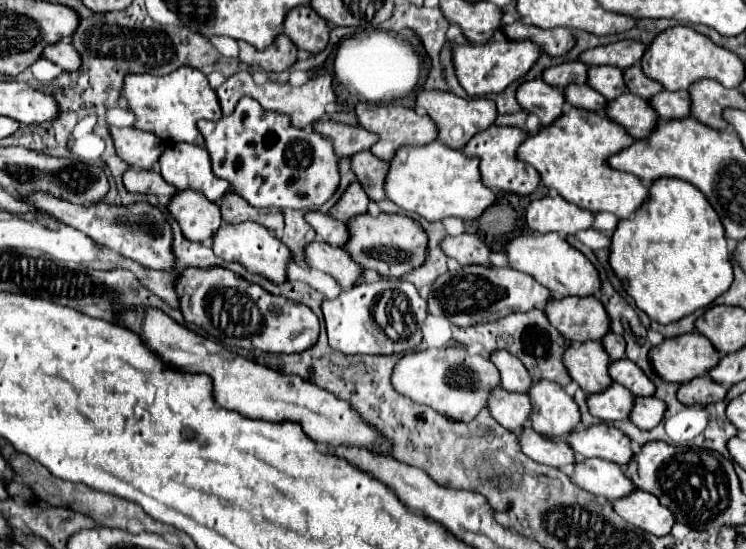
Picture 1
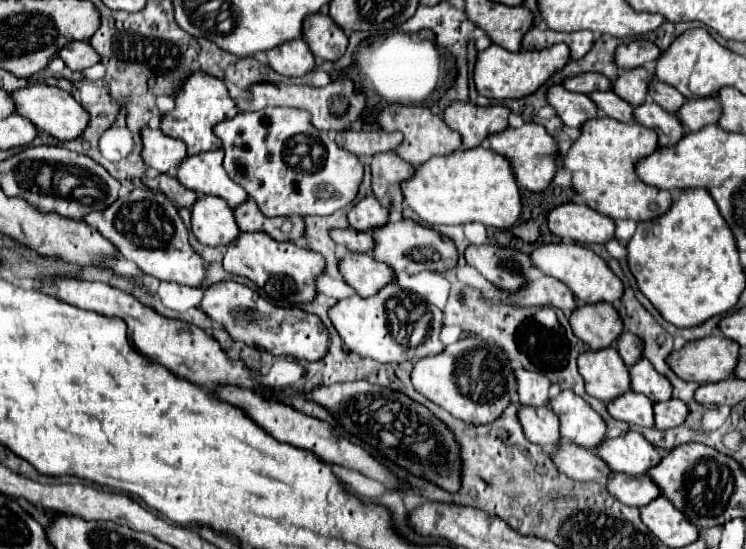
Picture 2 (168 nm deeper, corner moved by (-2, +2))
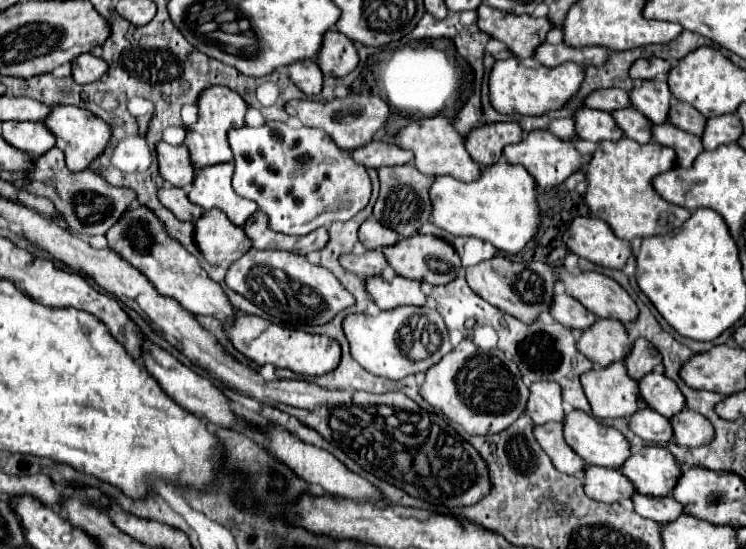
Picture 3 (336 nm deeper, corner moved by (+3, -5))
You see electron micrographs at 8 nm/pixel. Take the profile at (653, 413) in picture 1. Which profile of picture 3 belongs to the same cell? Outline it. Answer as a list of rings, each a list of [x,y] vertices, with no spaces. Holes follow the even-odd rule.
[[[693,410],[679,412],[677,416],[671,418],[671,424],[675,430],[673,442],[687,446],[687,448],[707,446],[715,438],[713,424],[705,416],[701,416],[699,412],[693,412]]]

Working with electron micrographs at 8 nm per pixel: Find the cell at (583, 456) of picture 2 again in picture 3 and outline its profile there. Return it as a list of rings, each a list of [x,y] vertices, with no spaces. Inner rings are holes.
[[[589,466],[585,468],[585,492],[589,498],[605,504],[613,504],[619,500],[631,500],[637,492],[633,482],[617,470]]]

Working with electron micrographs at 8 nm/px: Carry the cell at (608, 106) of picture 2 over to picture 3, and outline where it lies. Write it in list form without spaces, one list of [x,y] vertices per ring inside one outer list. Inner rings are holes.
[[[623,108],[621,112],[613,112],[615,122],[621,126],[627,138],[639,142],[639,144],[649,144],[651,142],[651,120],[637,112],[635,108]]]

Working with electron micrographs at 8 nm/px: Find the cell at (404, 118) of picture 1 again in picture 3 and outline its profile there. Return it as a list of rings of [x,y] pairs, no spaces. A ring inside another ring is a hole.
[[[445,116],[425,118],[425,120],[411,120],[411,124],[397,134],[401,148],[411,150],[415,154],[415,166],[419,172],[427,176],[453,176],[463,182],[473,182],[481,176],[481,166],[471,160],[465,138],[453,128],[453,124]]]

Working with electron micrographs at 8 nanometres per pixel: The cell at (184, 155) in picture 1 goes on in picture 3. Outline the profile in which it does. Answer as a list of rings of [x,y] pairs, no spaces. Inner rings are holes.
[[[233,162],[217,164],[213,168],[203,168],[197,176],[193,186],[189,188],[189,200],[203,210],[219,208],[223,210],[229,220],[237,226],[243,226],[251,214],[255,214],[257,204],[239,196],[233,186]]]

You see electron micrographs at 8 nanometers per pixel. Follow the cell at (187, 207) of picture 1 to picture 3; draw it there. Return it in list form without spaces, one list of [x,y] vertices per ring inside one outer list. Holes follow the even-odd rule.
[[[221,210],[203,212],[195,222],[195,240],[205,260],[215,266],[231,266],[253,248],[243,228],[231,224]]]

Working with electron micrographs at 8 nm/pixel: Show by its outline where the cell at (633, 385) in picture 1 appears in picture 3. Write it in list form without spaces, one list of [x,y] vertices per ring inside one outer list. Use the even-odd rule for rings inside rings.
[[[651,372],[649,376],[645,376],[645,380],[639,382],[639,388],[641,398],[649,404],[649,408],[657,410],[667,418],[673,418],[685,408],[685,396],[677,388],[677,384],[665,374]]]

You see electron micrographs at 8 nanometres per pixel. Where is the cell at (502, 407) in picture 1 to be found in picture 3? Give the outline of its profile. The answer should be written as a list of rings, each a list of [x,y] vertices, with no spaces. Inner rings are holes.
[[[549,422],[549,424],[543,424],[543,426],[535,426],[535,436],[537,436],[537,442],[541,444],[541,448],[545,448],[553,466],[559,472],[565,472],[565,474],[571,474],[571,476],[581,476],[583,474],[587,464],[565,442],[563,424]]]

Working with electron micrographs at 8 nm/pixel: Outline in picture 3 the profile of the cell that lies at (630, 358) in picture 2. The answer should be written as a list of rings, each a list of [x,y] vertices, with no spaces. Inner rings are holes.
[[[637,338],[633,344],[633,350],[625,358],[625,366],[629,368],[629,376],[635,380],[641,380],[645,374],[653,372],[655,366],[661,364],[659,350],[645,338]]]

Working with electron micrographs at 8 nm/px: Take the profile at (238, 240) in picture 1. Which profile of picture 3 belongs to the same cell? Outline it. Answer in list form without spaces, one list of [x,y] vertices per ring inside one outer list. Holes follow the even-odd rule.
[[[251,248],[241,260],[229,266],[225,282],[231,290],[263,308],[275,320],[287,326],[319,326],[331,322],[341,310],[355,304],[355,298],[323,266],[311,264],[305,256],[285,250]]]

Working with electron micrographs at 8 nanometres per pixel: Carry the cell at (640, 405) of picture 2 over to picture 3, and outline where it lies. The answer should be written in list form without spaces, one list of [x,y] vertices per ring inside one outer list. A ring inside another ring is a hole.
[[[645,408],[637,412],[637,416],[629,418],[631,430],[641,436],[647,442],[671,442],[673,440],[673,428],[669,418],[661,416],[659,412]]]

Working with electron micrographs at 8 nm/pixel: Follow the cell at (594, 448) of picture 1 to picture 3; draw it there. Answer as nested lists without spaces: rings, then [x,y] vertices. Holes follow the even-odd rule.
[[[643,446],[633,448],[633,456],[625,462],[621,472],[637,484],[639,494],[665,498],[673,492],[681,476],[681,466],[669,450],[661,446]]]

